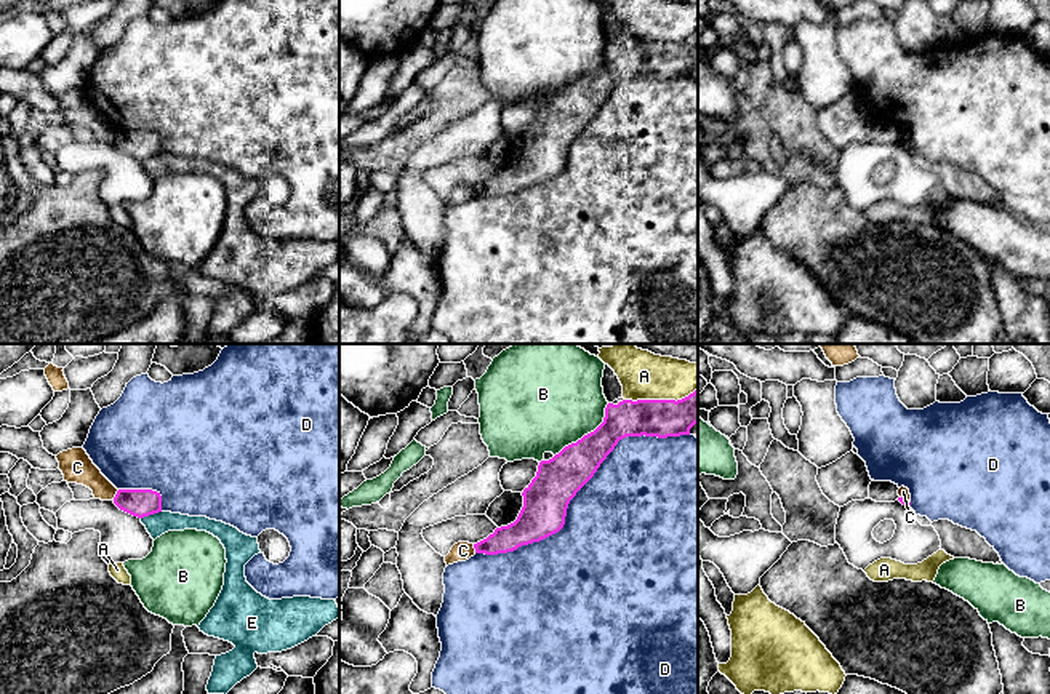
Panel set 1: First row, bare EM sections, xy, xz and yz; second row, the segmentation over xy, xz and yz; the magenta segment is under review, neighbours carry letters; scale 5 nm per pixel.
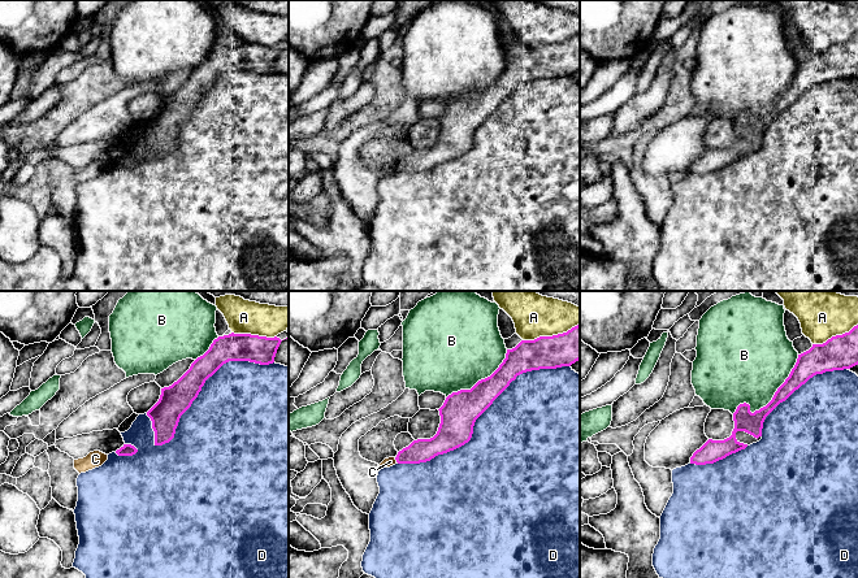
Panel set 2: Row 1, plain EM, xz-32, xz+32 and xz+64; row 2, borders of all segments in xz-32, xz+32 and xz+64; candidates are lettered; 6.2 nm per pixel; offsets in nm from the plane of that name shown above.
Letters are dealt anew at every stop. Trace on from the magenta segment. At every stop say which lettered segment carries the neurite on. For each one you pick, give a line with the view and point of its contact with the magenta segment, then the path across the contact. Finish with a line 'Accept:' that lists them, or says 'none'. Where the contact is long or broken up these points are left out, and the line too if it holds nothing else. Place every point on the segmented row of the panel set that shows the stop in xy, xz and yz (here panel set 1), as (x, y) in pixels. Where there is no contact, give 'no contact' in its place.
Accept: none

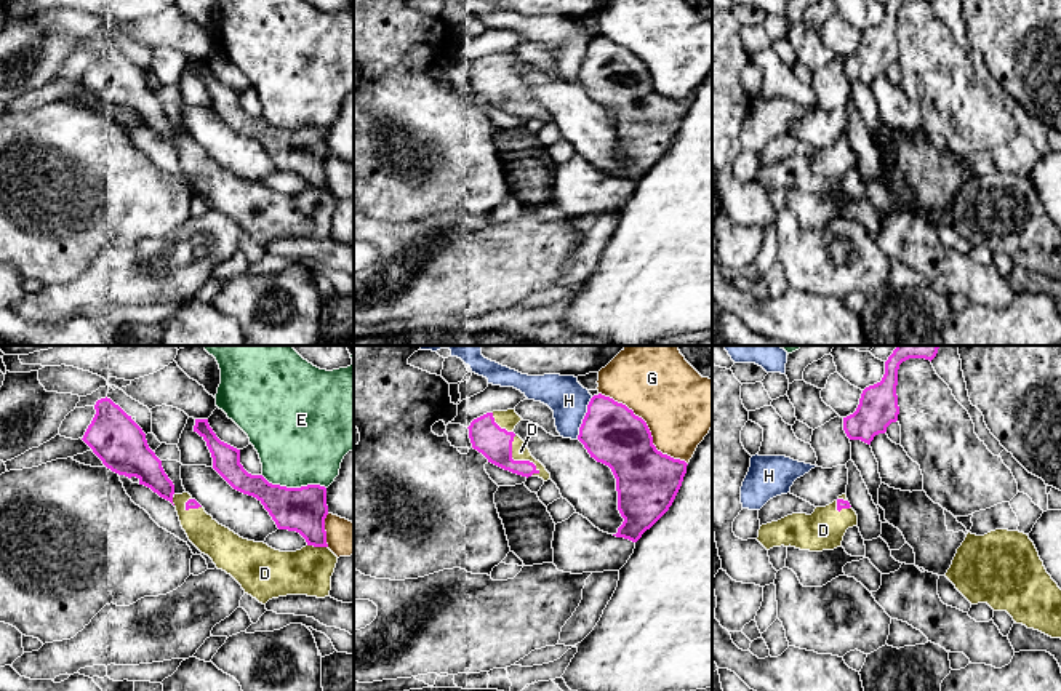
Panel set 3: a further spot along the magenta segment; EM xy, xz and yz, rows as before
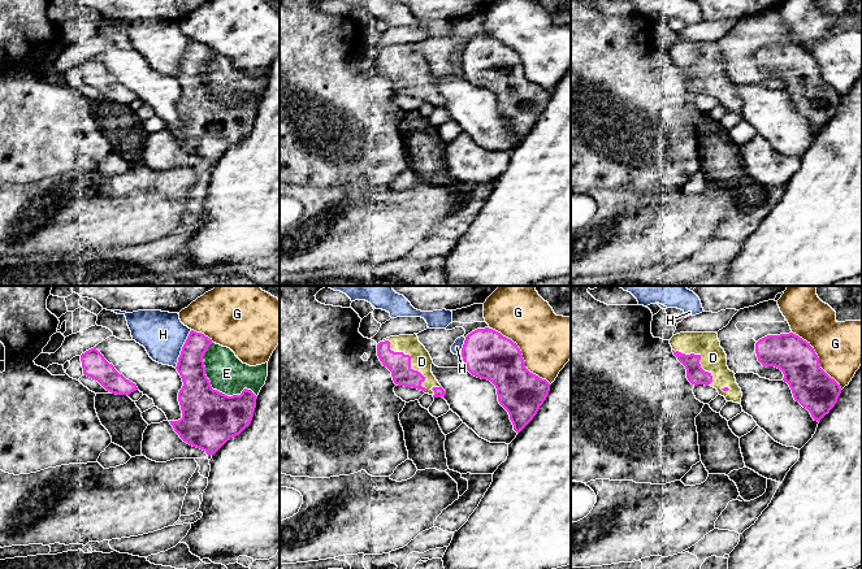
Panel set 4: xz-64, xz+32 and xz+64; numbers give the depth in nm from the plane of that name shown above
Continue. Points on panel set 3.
D: xz (517, 461)
Accept: D

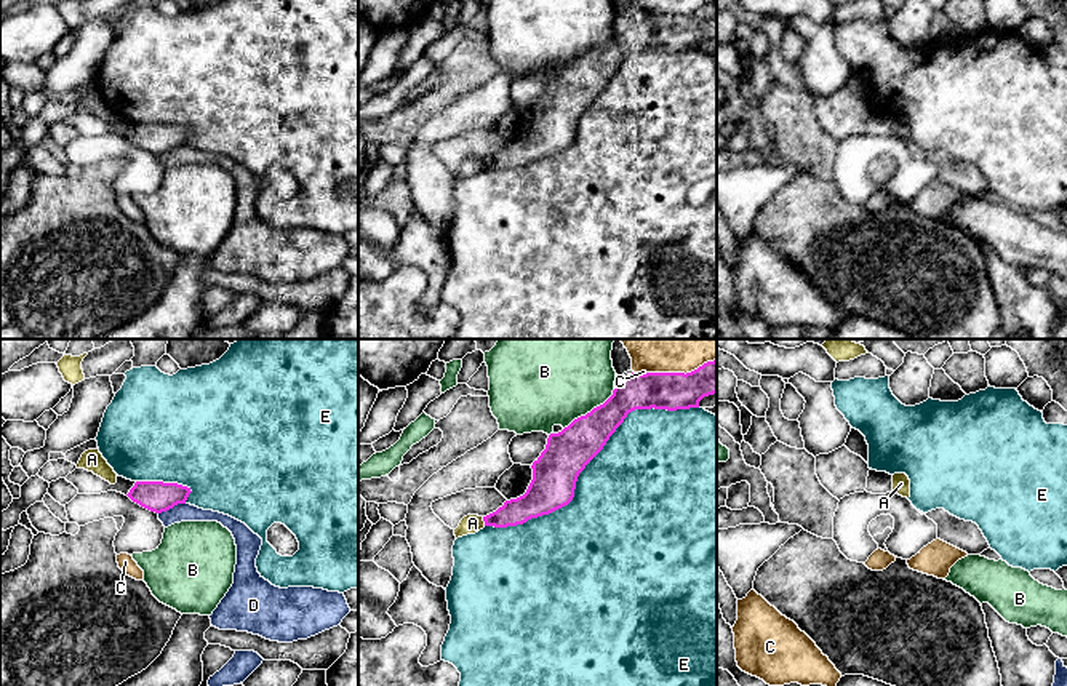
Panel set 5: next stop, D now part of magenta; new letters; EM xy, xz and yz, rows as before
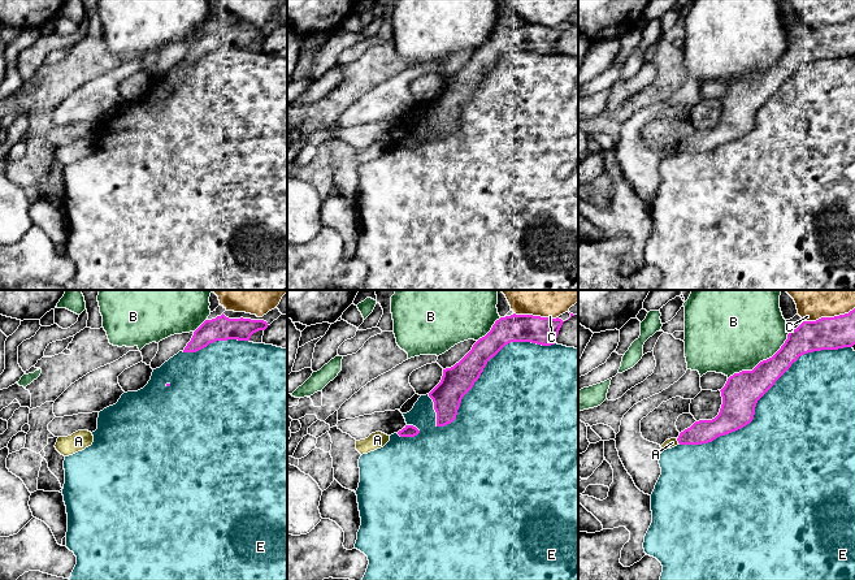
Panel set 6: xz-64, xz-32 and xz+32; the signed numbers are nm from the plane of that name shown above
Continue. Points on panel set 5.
Accept: none

